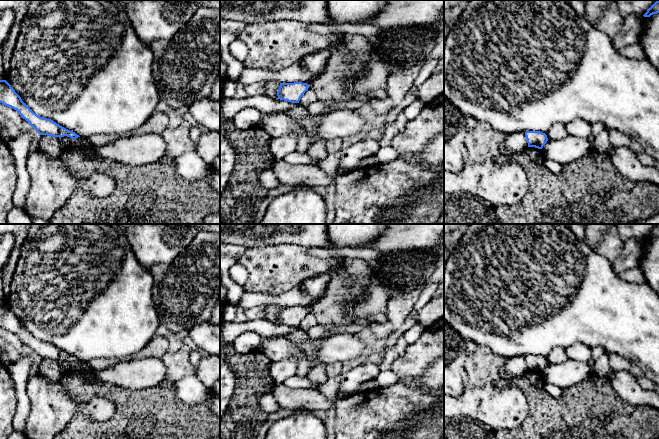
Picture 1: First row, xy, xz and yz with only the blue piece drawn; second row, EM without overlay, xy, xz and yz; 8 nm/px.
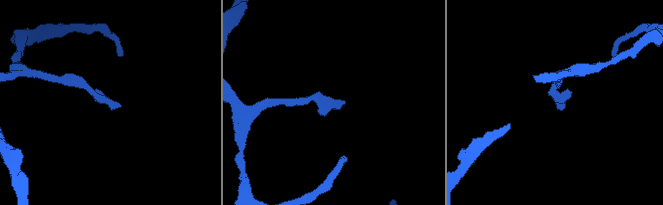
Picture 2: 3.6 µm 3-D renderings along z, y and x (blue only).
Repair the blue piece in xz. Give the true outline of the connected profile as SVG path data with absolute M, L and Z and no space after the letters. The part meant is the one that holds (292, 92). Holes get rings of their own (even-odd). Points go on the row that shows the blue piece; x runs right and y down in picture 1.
M302 82L281 83L277 91L277 96L280 100L299 103L301 97L308 88L308 84Z

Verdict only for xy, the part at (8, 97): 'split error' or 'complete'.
complete

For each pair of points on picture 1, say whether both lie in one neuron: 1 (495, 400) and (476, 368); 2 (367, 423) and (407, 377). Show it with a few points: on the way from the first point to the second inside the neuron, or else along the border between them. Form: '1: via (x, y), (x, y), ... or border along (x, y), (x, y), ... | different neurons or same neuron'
1: via (487, 392), (482, 387), (482, 376) | same neuron
2: via (378, 412), (402, 388) | same neuron

